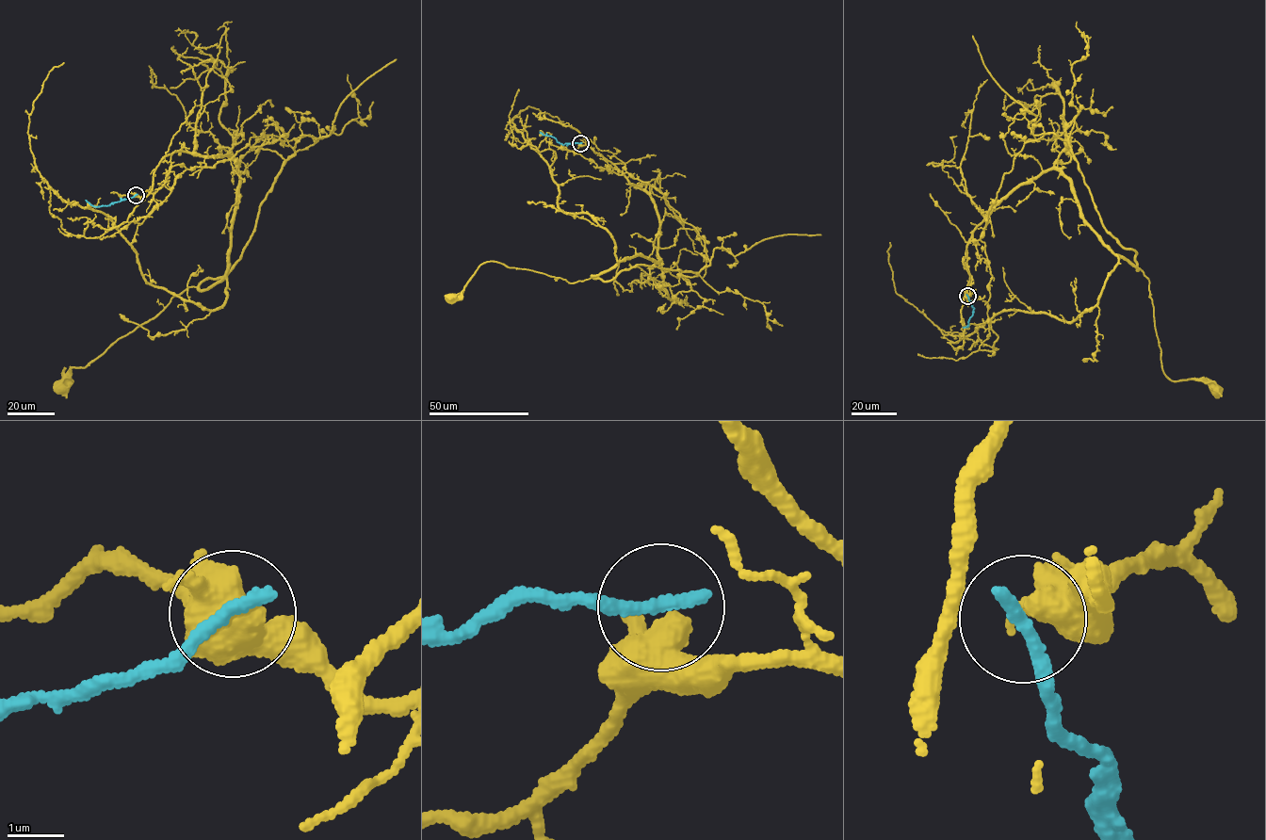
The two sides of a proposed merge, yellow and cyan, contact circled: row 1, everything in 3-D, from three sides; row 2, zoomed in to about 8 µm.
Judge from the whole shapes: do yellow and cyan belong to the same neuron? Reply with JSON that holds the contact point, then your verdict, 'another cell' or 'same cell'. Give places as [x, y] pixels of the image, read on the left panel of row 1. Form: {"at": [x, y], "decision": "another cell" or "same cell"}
{"at": [136, 195], "decision": "another cell"}

